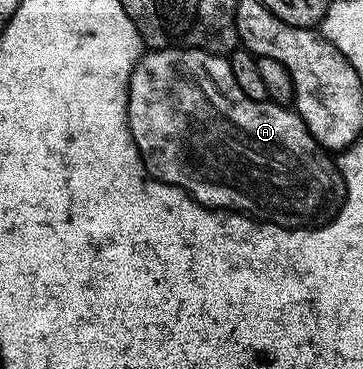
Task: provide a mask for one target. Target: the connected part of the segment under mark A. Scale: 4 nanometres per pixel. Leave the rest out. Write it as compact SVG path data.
M160 47L140 54L127 86L127 128L130 129L133 141L139 147L139 156L143 159L147 174L152 175L154 179L160 179L163 183L182 187L187 194L205 207L250 215L253 219L264 223L276 223L279 227L306 229L322 227L323 224L330 223L338 214L340 207L343 206L344 176L339 174L336 160L307 132L303 116L299 114L298 110L291 107L282 107L270 101L262 103L245 97L245 93L241 93L241 89L233 77L230 58L214 51L200 51L198 47Z

